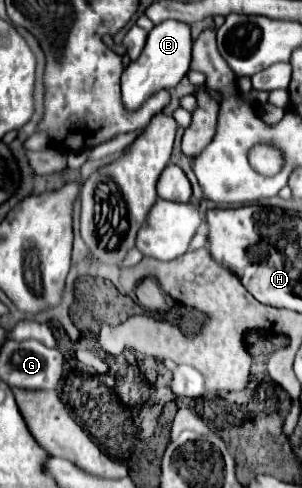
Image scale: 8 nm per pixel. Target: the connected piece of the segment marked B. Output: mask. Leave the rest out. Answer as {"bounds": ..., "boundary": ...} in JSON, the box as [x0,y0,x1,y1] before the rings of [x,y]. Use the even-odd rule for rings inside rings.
{"bounds":[122,22,192,112],"boundary":[[[162,22],[162,24],[154,26],[148,34],[142,54],[122,74],[122,104],[124,104],[124,108],[128,112],[134,112],[152,94],[178,86],[180,80],[190,70],[190,60],[192,60],[190,26],[186,26],[182,22]]]}

